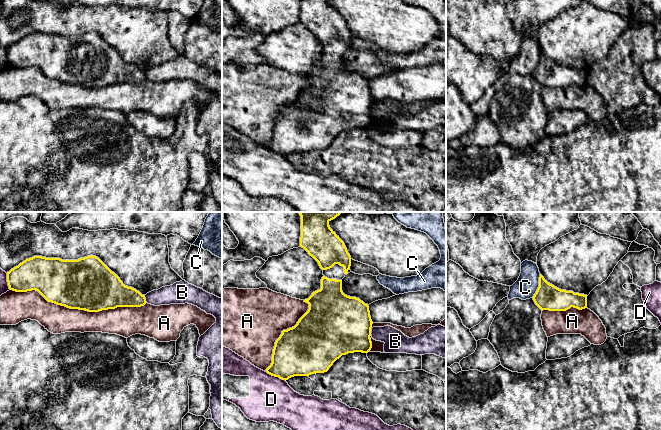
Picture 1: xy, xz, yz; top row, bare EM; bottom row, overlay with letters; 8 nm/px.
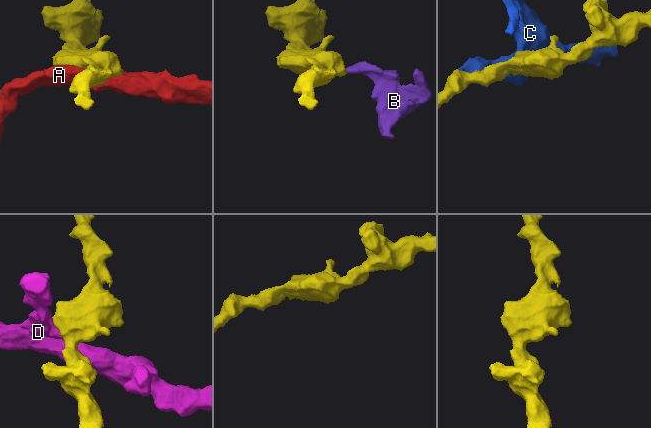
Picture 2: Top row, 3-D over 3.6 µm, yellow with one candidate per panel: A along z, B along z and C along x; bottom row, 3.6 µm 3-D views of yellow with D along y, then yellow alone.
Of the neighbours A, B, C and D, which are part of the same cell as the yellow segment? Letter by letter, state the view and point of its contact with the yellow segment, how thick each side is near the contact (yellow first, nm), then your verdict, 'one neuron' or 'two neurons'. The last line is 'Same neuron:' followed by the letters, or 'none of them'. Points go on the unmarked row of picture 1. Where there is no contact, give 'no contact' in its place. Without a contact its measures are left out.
A: xy (78, 84) | 420/240 nm | two neurons
B: xy (145, 75) | 220/160 nm | two neurons
C: yz (539, 62) | 200/180 nm | two neurons
D: xz (276, 152) | 360/360 nm | two neurons
Same neuron: none of them

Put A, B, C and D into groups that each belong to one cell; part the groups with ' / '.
A / B / C / D

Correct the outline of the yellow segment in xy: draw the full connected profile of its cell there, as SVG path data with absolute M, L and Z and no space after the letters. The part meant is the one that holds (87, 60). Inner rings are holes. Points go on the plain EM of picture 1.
M93 31L78 36L34 32L7 48L7 58L10 66L16 68L36 66L48 78L88 88L117 83L141 83L147 79L145 71L125 62L114 48Z

